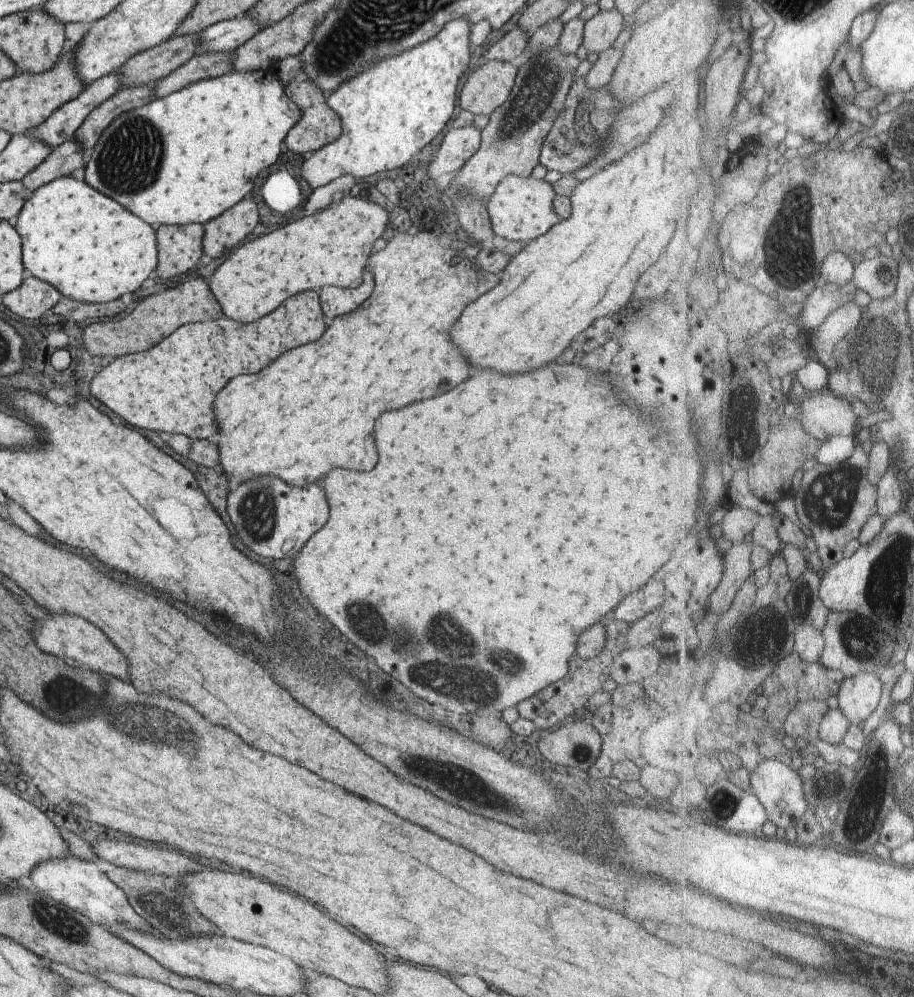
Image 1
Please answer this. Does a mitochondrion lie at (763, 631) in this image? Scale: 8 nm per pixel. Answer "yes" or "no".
yes

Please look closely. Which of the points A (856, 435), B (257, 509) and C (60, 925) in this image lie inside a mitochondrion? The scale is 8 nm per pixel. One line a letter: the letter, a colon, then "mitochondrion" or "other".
A: other
B: mitochondrion
C: mitochondrion

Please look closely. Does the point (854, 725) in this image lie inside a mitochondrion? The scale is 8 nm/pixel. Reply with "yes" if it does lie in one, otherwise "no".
no

